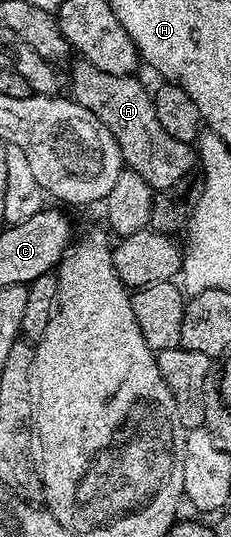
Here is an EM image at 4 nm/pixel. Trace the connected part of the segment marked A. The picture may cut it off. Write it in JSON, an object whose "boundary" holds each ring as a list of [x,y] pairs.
{"boundary":[[[77,60],[73,66],[73,71],[69,74],[69,86],[71,97],[74,102],[78,102],[87,112],[91,112],[104,126],[115,136],[115,144],[119,144],[122,163],[128,169],[134,170],[147,182],[154,192],[172,191],[175,180],[179,176],[187,176],[187,172],[194,169],[195,150],[188,142],[175,140],[175,136],[163,132],[163,124],[159,124],[159,116],[155,116],[155,104],[153,103],[153,94],[145,91],[145,86],[140,82],[140,77],[130,76],[111,76],[111,72],[99,72],[89,62]]]}

